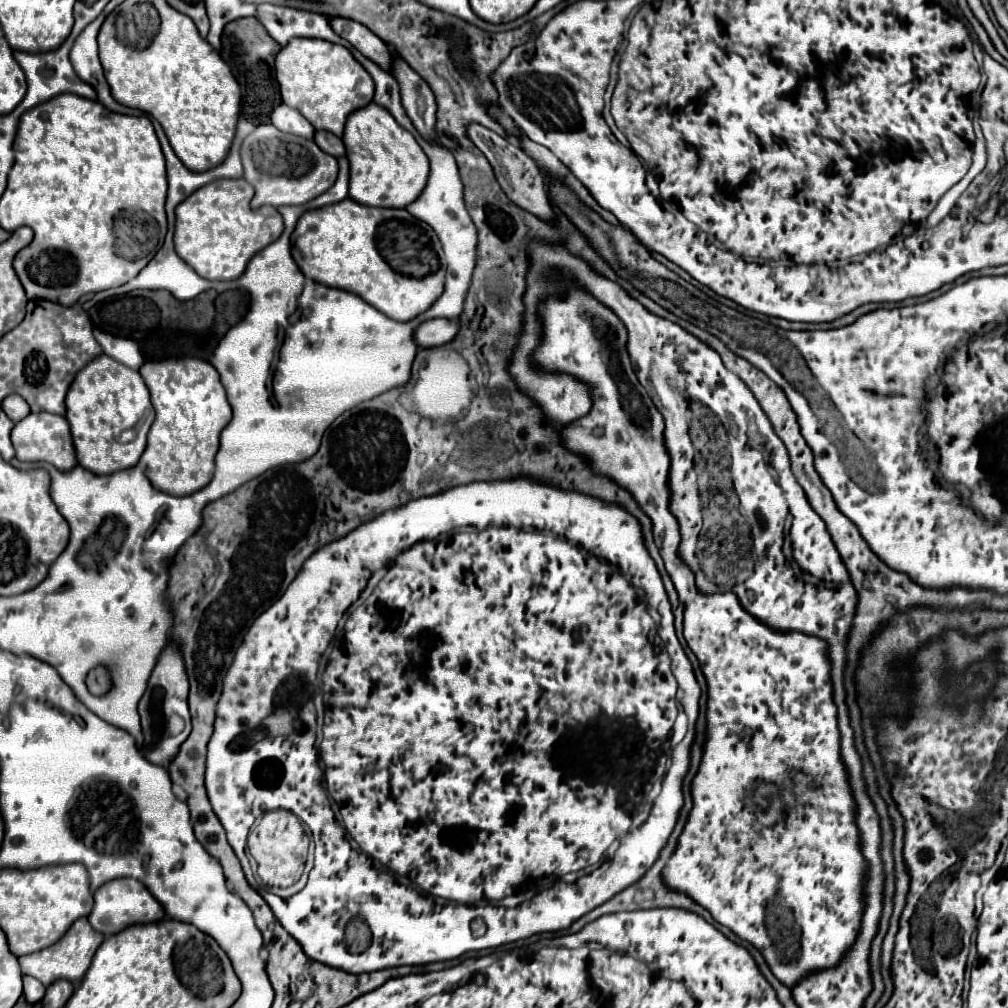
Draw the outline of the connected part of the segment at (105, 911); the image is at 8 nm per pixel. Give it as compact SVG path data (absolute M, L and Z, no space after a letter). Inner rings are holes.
M117 878L111 882L105 882L101 888L95 890L93 894L93 910L87 916L89 924L101 932L103 936L115 934L131 924L139 924L139 922L155 922L161 920L165 916L163 906L151 896L151 892L137 882L135 878Z

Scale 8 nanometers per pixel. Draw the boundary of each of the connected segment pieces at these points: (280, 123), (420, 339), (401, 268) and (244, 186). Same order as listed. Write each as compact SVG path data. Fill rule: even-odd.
M279 104L273 110L271 122L283 132L297 134L297 136L303 136L303 138L313 138L313 134L315 134L315 128L311 126L311 122L305 120L305 116L299 110L295 110L287 104Z
M433 318L433 320L425 320L417 326L417 330L413 332L413 340L421 348L433 348L433 346L441 346L441 344L449 342L449 338L453 338L453 334L457 334L457 320Z
M345 198L317 210L307 210L299 218L297 228L291 236L291 254L307 278L359 294L379 312L399 322L411 320L417 314L425 312L437 300L437 294L443 292L445 254L441 242L425 222L401 208L361 206L359 202Z
M221 178L213 180L199 190L195 190L191 196L187 196L177 208L175 208L175 250L177 256L183 258L197 274L209 278L209 280L233 280L243 274L247 262L255 252L271 244L281 236L283 230L283 218L273 206L261 206L253 210L249 206L253 198L253 186L245 178Z

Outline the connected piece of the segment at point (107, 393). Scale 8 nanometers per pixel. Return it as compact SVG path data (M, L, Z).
M107 354L93 358L81 368L67 392L67 422L77 452L77 462L95 474L113 474L139 462L147 432L155 420L149 390L137 370L113 360Z

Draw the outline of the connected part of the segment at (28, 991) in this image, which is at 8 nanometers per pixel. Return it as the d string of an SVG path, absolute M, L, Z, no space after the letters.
M23 976L23 994L27 998L27 1002L39 1002L43 998L43 992L45 992L45 986L41 982L37 982L33 976Z

